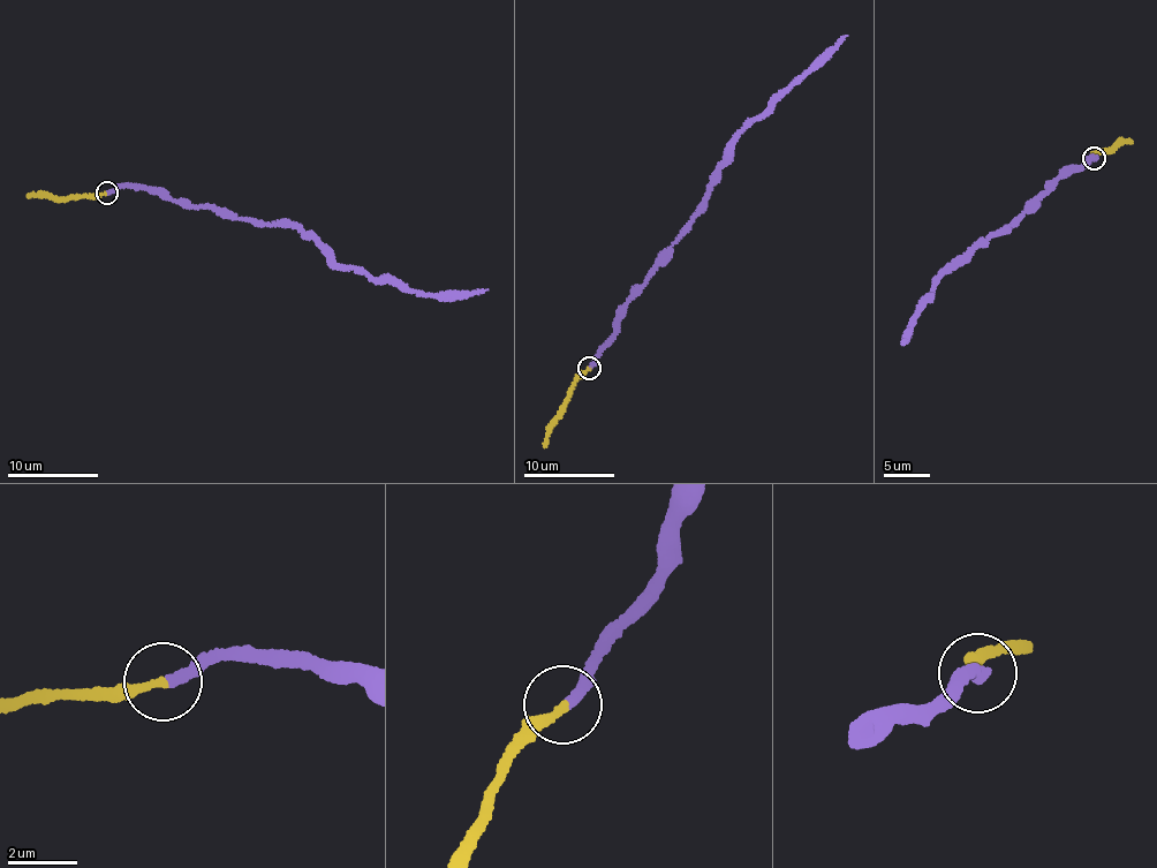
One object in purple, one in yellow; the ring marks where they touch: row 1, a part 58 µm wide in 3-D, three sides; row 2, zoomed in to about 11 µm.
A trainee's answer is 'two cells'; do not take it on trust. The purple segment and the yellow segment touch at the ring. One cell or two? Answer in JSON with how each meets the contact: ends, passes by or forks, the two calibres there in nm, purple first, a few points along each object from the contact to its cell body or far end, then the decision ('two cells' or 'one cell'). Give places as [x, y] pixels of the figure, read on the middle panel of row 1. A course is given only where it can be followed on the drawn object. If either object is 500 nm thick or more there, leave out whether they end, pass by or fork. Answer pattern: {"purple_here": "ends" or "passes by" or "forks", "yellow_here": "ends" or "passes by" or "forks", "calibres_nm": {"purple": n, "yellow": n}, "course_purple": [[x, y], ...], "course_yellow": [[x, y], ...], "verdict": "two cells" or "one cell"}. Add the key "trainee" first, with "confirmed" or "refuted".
{"trainee": "refuted", "purple_here": "ends", "yellow_here": "ends", "calibres_nm": {"purple": 320, "yellow": 260}, "course_purple": [[589, 367], [614, 332], [620, 308], [694, 217], [728, 143], [847, 36]], "course_yellow": [[589, 367], [575, 378], [544, 447]], "verdict": "one cell"}

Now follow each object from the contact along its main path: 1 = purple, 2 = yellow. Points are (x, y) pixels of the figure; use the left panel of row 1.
1: (107, 193), (148, 188), (218, 213), (296, 227), (333, 261), (418, 293), (488, 289)
2: (107, 193), (63, 198), (39, 191), (27, 196)

